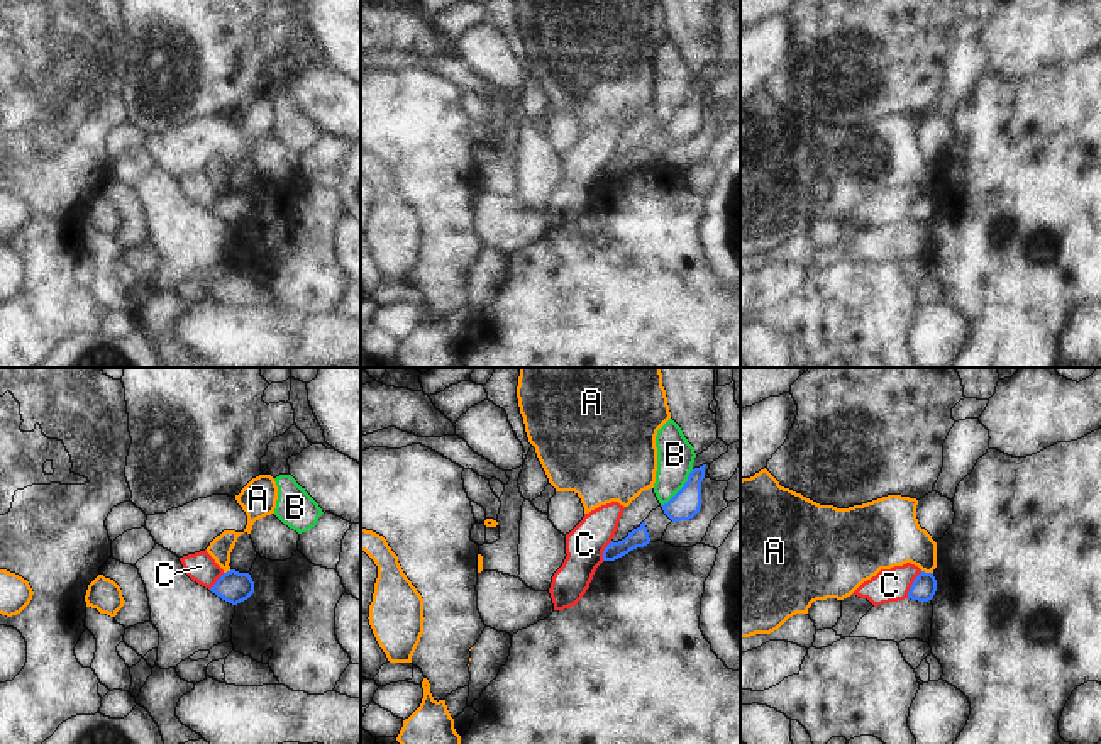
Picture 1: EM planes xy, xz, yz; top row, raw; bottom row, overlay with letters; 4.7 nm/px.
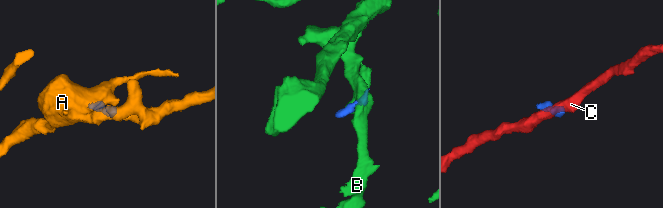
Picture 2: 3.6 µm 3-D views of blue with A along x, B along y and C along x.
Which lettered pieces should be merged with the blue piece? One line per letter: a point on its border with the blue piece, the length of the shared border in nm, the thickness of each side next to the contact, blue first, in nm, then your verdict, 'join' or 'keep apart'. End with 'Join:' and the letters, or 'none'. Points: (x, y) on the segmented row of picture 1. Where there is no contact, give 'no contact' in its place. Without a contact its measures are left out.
A: contact yz (927, 573); length 60 nm; calibres 120 and 300 nm; keep apart
B: contact xz (681, 488); length 240 nm; calibres 140 and 180 nm; keep apart
C: contact yz (912, 585); length 150 nm; calibres 120 and 160 nm; keep apart
Join: none

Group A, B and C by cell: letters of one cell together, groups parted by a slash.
A / B / C

